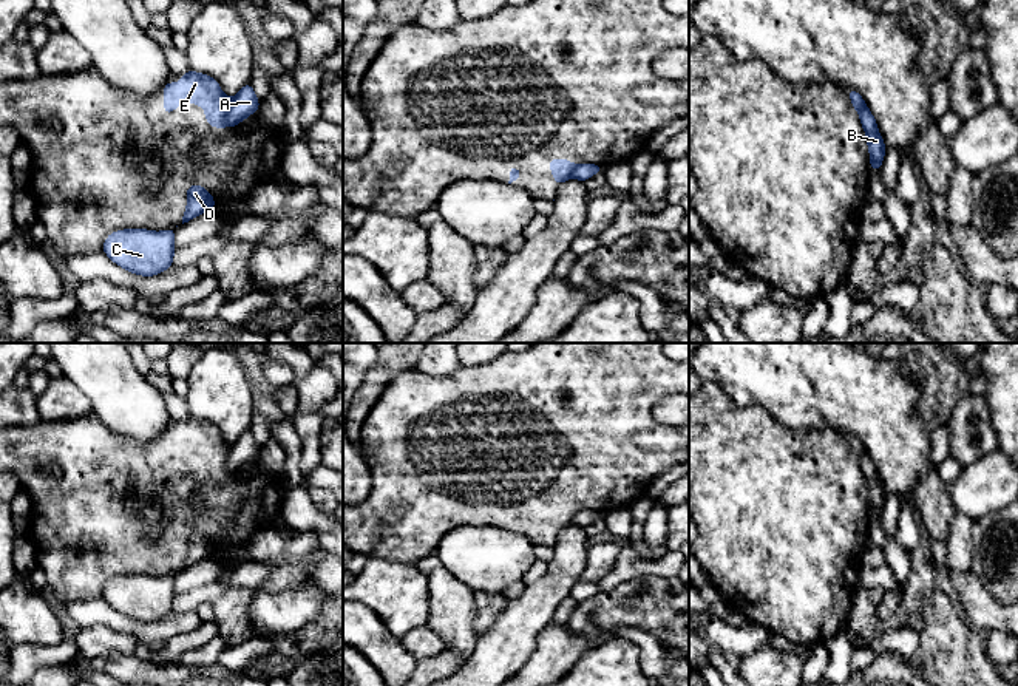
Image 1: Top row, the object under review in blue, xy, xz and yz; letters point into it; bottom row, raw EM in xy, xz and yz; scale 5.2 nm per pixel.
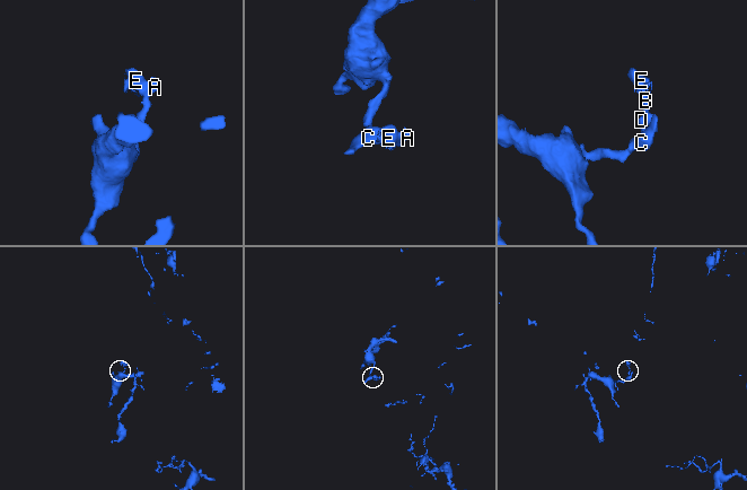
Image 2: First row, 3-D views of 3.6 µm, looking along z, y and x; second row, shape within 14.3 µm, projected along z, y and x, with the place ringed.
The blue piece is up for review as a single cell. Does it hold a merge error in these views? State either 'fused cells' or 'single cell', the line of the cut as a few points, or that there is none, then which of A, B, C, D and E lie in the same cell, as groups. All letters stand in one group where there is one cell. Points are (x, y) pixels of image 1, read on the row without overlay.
fused cells; cut xy (232, 445), (224, 470); groups A B C D / E

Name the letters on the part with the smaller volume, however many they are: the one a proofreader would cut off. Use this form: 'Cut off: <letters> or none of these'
Cut off: E

